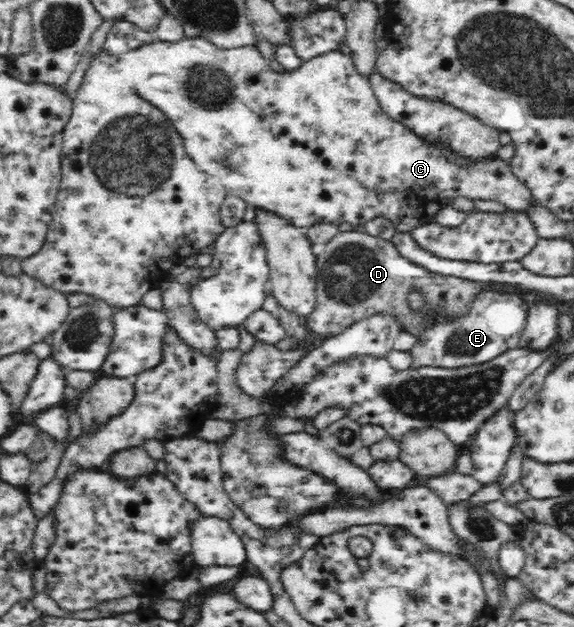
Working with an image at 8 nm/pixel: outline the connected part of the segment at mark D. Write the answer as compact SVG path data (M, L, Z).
M338 231L324 250L315 258L317 303L308 316L307 328L326 338L340 334L354 322L371 314L396 313L402 319L402 330L414 336L423 327L423 314L413 314L407 308L408 292L422 292L427 297L428 310L424 313L435 315L463 315L470 302L482 289L490 289L488 283L474 281L452 275L444 275L402 256L392 240L370 236L366 232Z

